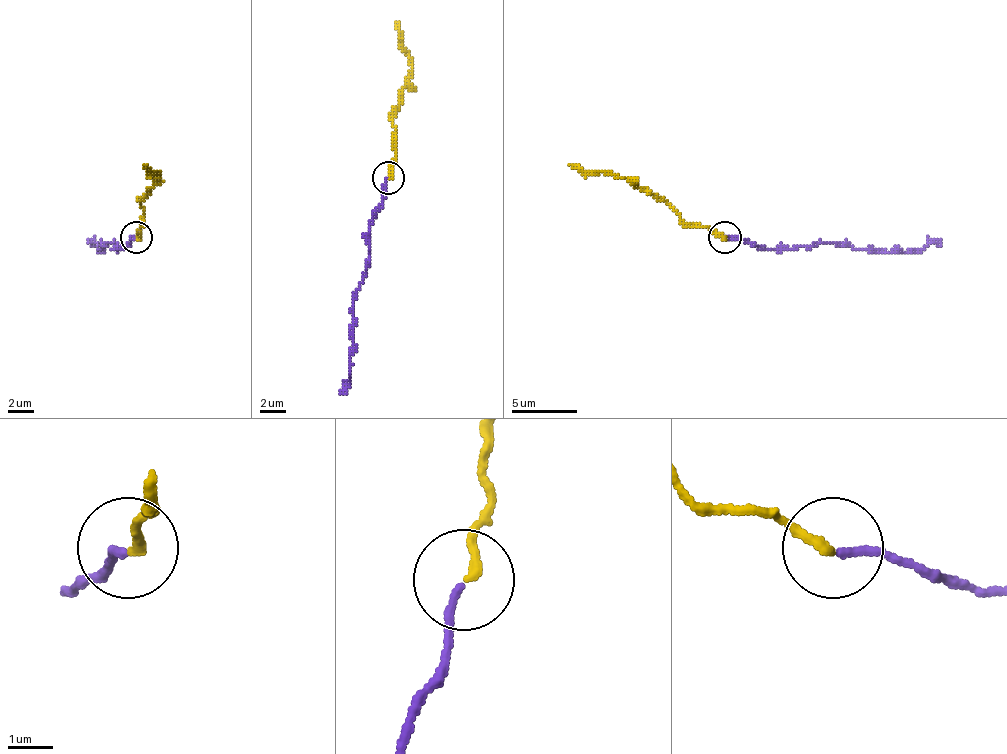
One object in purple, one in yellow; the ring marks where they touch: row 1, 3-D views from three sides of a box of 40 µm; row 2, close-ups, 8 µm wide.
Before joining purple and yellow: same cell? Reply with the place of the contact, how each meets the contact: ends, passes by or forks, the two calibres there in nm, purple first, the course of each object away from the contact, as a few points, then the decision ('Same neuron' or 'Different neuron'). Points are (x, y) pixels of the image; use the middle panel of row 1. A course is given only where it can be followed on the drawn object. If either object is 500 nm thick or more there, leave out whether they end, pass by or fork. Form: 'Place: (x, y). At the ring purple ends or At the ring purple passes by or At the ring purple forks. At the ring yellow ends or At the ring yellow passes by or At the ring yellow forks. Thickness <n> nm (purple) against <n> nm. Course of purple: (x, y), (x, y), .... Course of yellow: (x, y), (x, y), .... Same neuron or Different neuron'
Place: (388, 178). At the ring purple ends. At the ring yellow ends. Thickness 180 nm (purple) against 200 nm. Course of purple: (386, 178), (386, 191), (369, 227), (369, 266), (356, 293), (350, 374), (340, 394). Course of yellow: (389, 178), (395, 159), (392, 110), (412, 77), (395, 22). Same neuron

